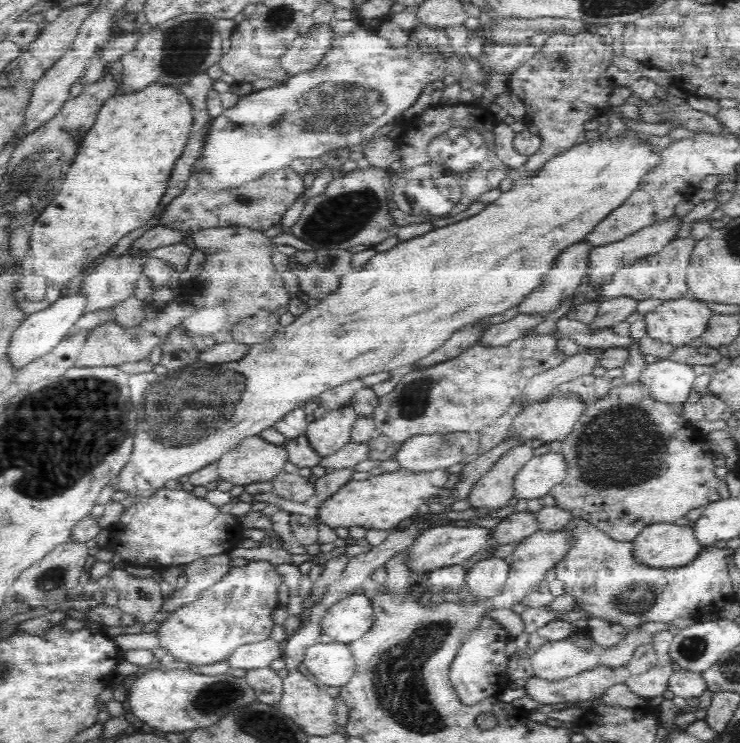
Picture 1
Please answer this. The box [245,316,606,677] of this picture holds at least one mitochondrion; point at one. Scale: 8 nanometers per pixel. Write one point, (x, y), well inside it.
(412, 401)

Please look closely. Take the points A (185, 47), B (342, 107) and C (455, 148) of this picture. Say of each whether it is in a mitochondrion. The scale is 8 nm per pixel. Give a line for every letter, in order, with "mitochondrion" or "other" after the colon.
A: mitochondrion
B: mitochondrion
C: mitochondrion

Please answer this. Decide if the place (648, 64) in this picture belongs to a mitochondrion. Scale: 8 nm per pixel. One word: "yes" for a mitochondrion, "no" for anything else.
no

